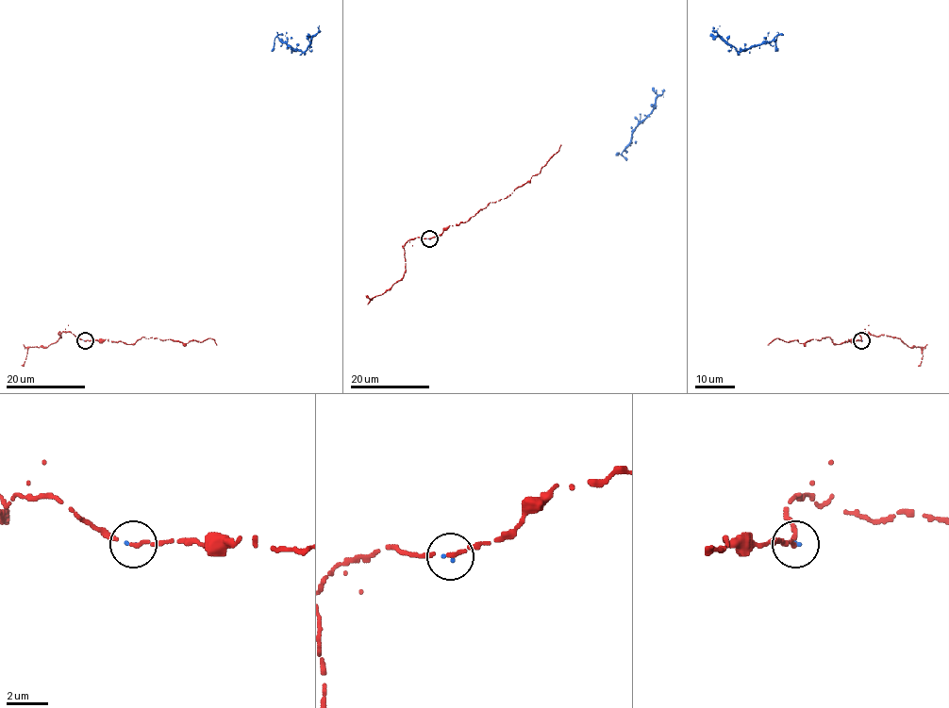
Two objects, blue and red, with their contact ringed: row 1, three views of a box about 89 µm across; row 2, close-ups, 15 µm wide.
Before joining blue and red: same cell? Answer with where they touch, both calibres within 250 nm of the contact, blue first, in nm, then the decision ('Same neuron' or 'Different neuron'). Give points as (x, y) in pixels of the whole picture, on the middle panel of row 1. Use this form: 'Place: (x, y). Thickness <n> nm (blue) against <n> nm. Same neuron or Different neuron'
Place: (429, 238). Thickness 100 nm (blue) against 160 nm. Same neuron

